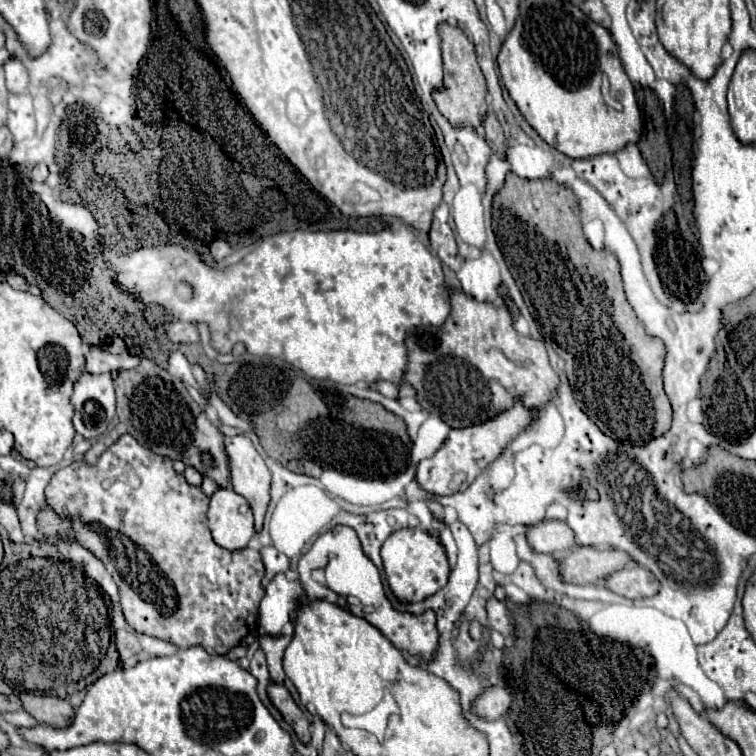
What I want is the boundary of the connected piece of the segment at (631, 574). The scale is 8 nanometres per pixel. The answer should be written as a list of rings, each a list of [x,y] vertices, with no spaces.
[[[638,564],[612,574],[606,580],[606,586],[626,598],[644,598],[660,592],[660,582],[656,580],[656,576]]]

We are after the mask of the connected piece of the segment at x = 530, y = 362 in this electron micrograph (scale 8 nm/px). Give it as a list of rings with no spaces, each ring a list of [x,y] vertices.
[[[450,288],[450,306],[452,306],[450,316],[448,316],[448,320],[446,320],[440,328],[432,328],[432,330],[416,330],[416,328],[414,328],[414,330],[410,330],[410,332],[406,334],[408,362],[406,362],[406,370],[404,370],[404,376],[402,376],[402,378],[404,378],[404,382],[408,382],[408,384],[414,386],[418,404],[420,404],[426,412],[440,416],[440,418],[442,418],[448,426],[452,426],[452,428],[460,428],[460,426],[464,426],[464,424],[478,424],[480,420],[488,420],[488,416],[494,416],[496,412],[500,412],[500,410],[504,410],[504,408],[510,408],[512,402],[514,402],[514,398],[518,398],[518,396],[522,396],[522,402],[524,402],[524,404],[534,406],[534,408],[542,408],[542,406],[552,398],[552,392],[556,390],[556,384],[560,382],[560,380],[558,380],[558,374],[550,368],[544,342],[534,340],[534,338],[530,338],[530,336],[520,336],[520,334],[514,330],[514,326],[512,326],[512,316],[510,316],[510,310],[508,310],[506,306],[498,306],[498,308],[496,308],[496,306],[490,304],[490,302],[478,302],[478,300],[474,300],[472,296],[464,294],[464,292],[458,290],[458,288]]]

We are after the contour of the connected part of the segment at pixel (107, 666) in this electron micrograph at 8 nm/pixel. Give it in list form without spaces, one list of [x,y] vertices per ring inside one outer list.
[[[112,642],[110,648],[108,648],[108,654],[106,654],[104,660],[102,660],[102,668],[104,668],[104,670],[114,670],[116,666],[120,666],[120,654],[118,654],[118,650],[116,650],[116,644]]]

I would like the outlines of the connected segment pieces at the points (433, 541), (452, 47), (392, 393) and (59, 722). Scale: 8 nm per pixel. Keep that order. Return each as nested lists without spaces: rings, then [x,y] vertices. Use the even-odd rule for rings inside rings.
[[[402,528],[392,532],[392,536],[388,536],[388,540],[382,544],[382,560],[386,580],[398,600],[404,602],[424,600],[424,596],[438,592],[448,582],[450,566],[440,538],[420,528]]]
[[[442,22],[438,26],[440,40],[442,40],[442,64],[444,64],[444,78],[442,88],[432,92],[432,98],[438,106],[438,110],[452,120],[452,124],[464,124],[464,126],[478,126],[486,114],[486,82],[480,72],[480,66],[476,62],[474,44],[470,38],[460,30],[458,26],[450,26],[448,22]]]
[[[378,380],[378,382],[374,382],[374,386],[376,386],[376,390],[378,390],[380,394],[384,394],[384,396],[388,396],[388,398],[396,398],[396,396],[398,396],[398,386],[392,384],[392,382]]]
[[[32,692],[18,694],[22,700],[22,708],[32,714],[38,722],[50,724],[50,726],[66,726],[72,722],[74,710],[66,700],[54,698],[54,696],[38,696]],[[44,700],[44,702],[42,702]]]

